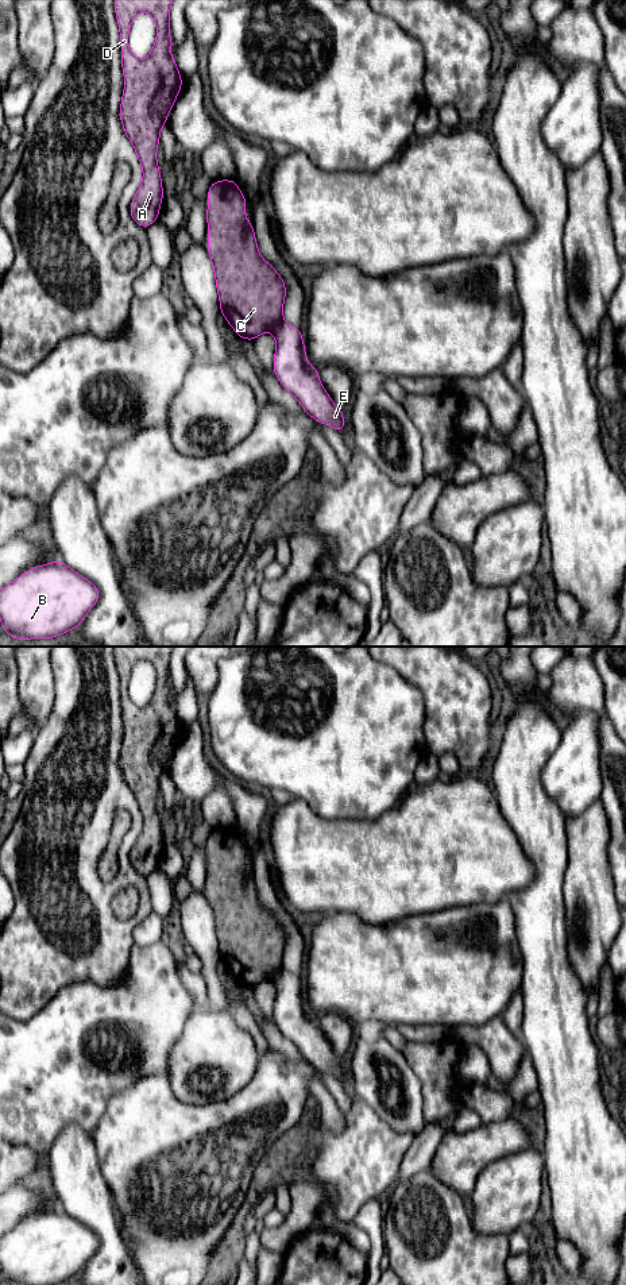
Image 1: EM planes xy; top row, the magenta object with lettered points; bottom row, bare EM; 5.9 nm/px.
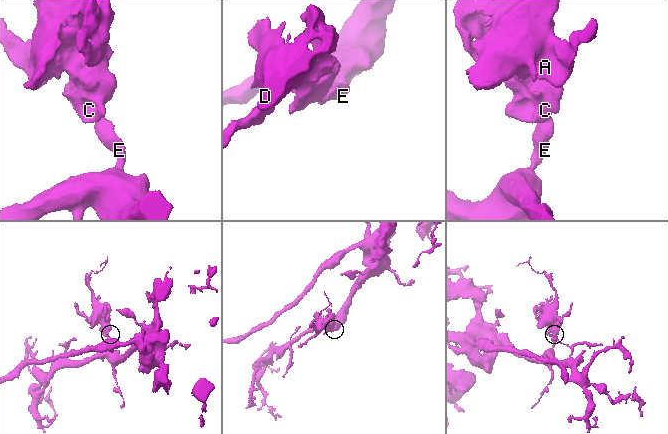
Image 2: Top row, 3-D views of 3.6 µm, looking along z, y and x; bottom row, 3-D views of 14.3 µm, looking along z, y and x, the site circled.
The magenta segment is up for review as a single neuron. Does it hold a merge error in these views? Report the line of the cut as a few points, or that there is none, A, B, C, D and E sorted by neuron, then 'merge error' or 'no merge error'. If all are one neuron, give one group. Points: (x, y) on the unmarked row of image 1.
cut xy (282, 968), (271, 979); groups A C D / B E; merge error

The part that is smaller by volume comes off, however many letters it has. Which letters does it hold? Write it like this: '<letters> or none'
A, C, D

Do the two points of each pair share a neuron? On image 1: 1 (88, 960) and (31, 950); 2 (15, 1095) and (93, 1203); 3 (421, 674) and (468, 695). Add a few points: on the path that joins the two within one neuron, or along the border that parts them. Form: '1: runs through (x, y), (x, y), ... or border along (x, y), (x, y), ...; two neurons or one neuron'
1: runs through (74, 960), (60, 950), (45, 950); one neuron
2: border along (73, 1122), (69, 1122), (61, 1130), (45, 1154); two neurons
3: runs through (433, 674), (440, 674), (456, 690); one neuron

